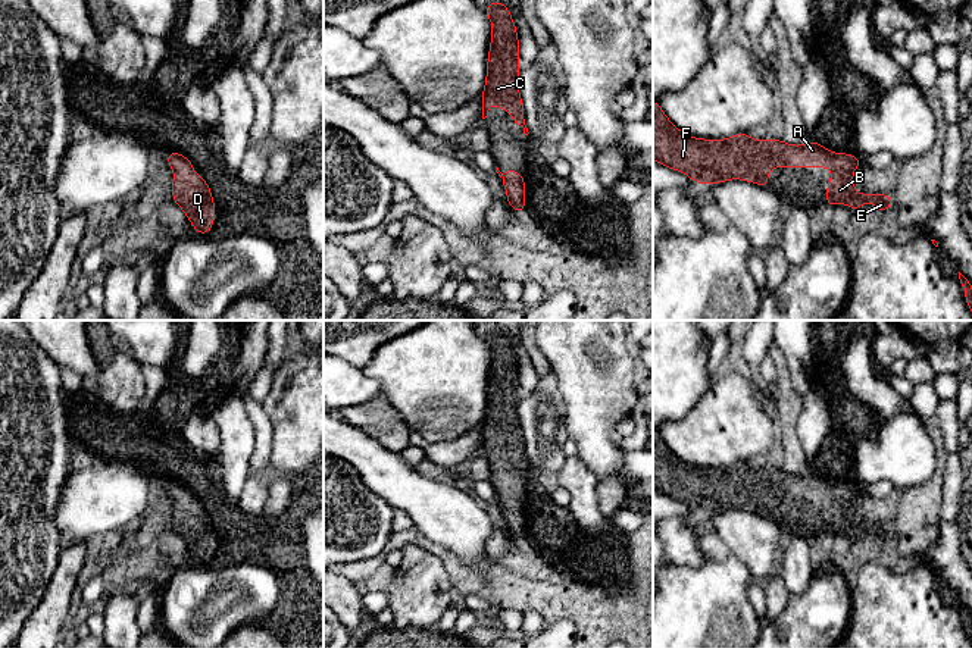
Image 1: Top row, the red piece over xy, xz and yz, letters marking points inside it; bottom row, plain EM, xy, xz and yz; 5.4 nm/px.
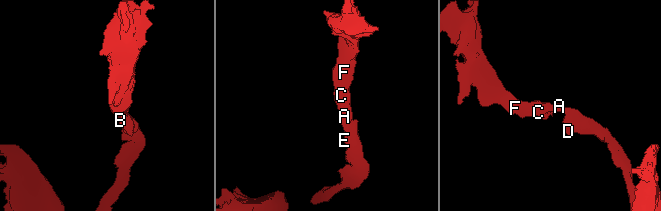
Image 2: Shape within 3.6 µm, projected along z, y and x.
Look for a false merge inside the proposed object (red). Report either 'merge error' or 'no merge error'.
no merge error

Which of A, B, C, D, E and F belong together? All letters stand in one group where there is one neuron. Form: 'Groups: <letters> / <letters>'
Groups: A B C D E F

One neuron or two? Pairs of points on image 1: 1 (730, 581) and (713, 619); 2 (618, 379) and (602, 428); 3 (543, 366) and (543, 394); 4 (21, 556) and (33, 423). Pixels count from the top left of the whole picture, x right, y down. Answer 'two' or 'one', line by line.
1: one
2: one
3: two
4: one

